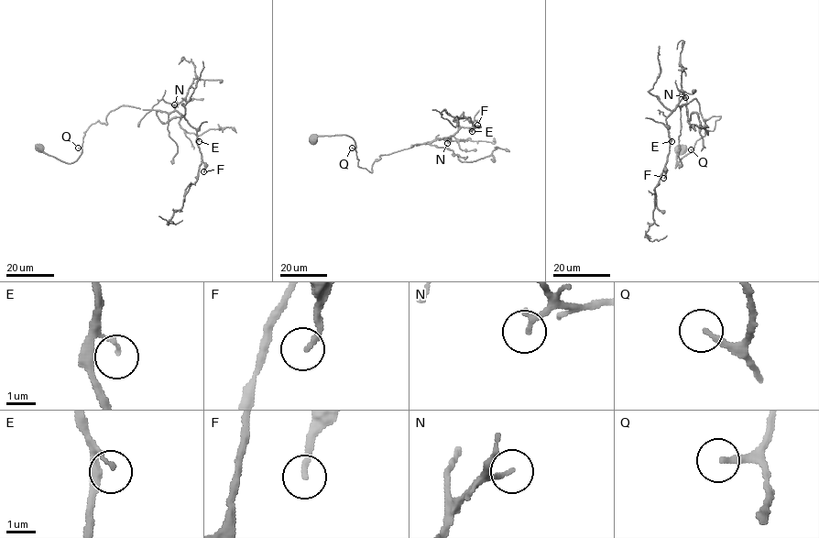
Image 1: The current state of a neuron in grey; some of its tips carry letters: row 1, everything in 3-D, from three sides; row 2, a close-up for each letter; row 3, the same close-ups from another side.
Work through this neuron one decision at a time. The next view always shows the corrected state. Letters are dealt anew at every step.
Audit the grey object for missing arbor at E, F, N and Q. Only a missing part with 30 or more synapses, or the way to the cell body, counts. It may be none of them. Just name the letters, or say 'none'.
N

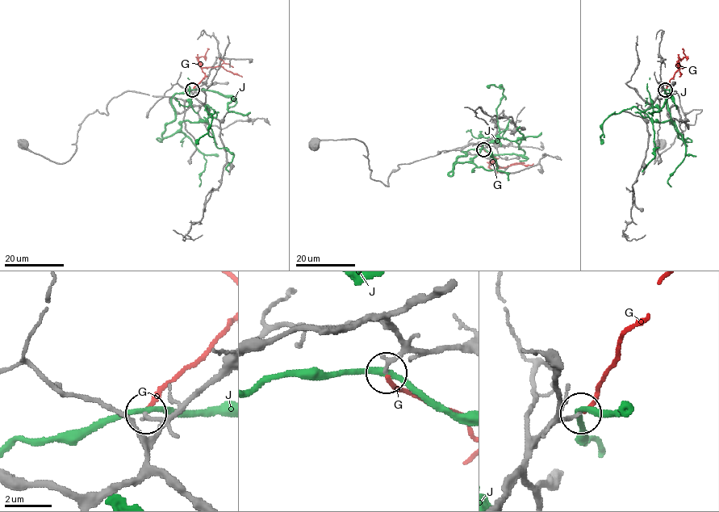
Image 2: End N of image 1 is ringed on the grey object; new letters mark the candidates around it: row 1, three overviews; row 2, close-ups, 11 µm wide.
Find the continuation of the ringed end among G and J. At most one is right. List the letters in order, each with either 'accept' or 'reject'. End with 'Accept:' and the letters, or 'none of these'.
G: accept
J: reject
Accept: G

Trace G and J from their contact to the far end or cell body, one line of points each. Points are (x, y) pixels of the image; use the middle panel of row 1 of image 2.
G: (484, 149), (493, 154), (495, 157), (493, 162), (499, 167), (533, 164)
J: (484, 148), (462, 151), (466, 155), (453, 166), (470, 162), (499, 132), (496, 108), (503, 90), (486, 86)

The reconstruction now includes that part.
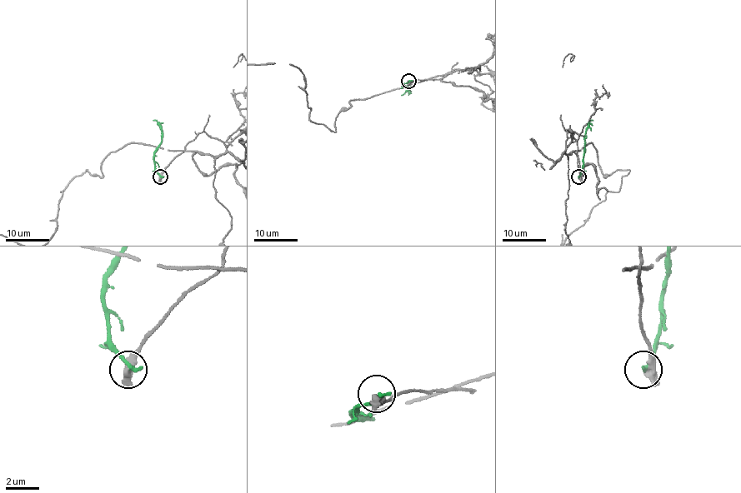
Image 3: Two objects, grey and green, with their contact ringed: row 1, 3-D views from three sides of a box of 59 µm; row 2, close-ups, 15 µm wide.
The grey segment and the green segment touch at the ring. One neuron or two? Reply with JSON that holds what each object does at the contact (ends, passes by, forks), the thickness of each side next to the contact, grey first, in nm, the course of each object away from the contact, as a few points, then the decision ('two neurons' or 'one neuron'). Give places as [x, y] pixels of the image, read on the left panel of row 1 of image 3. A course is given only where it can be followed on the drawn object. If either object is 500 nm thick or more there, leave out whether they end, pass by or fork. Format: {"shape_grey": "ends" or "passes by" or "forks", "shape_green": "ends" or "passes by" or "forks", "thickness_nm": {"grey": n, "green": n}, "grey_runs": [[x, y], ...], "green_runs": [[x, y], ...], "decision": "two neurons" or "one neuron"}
{"thickness_nm": {"grey": 550, "green": 240}, "grey_runs": [[160, 176], [181, 151], [124, 144], [102, 176], [87, 169], [60, 192]], "green_runs": [[160, 176], [153, 160], [155, 150], [162, 141], [162, 130], [159, 124], [152, 121]], "decision": "two neurons"}

